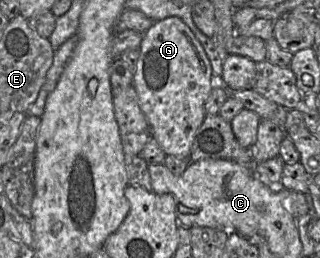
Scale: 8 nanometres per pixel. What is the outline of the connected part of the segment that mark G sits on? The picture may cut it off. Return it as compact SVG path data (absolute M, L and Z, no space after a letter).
M179 17L156 21L143 34L133 86L152 137L166 155L189 159L196 131L202 124L205 103L215 78L210 61L190 28Z

